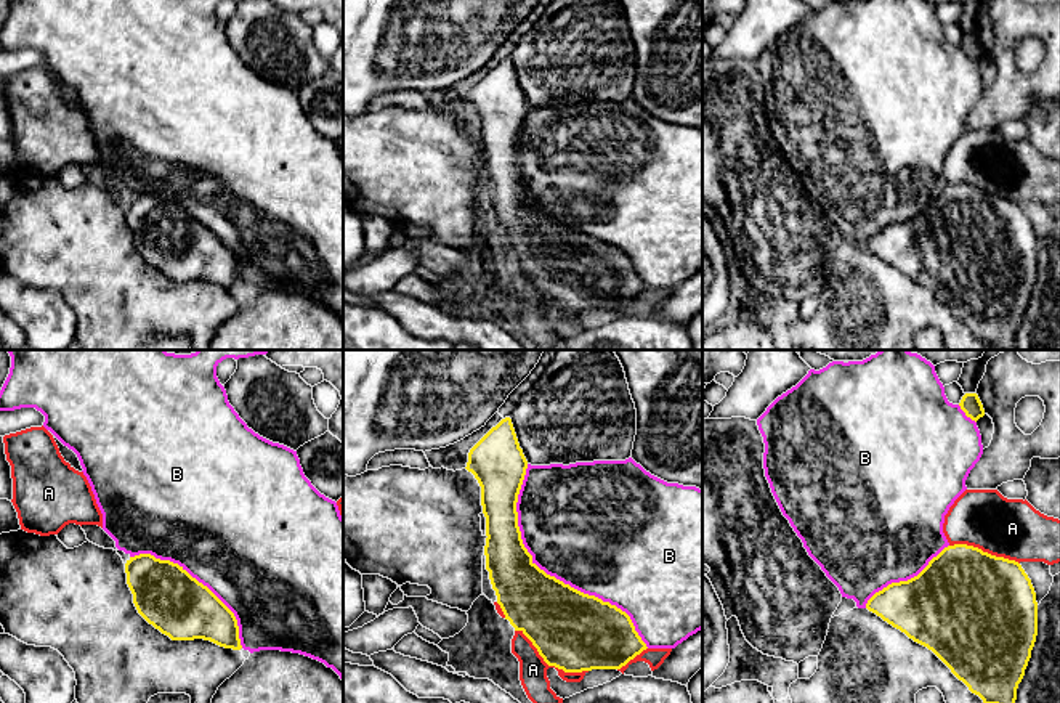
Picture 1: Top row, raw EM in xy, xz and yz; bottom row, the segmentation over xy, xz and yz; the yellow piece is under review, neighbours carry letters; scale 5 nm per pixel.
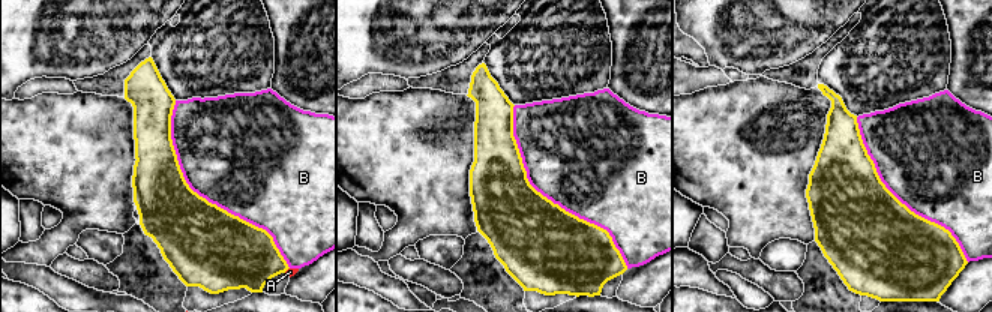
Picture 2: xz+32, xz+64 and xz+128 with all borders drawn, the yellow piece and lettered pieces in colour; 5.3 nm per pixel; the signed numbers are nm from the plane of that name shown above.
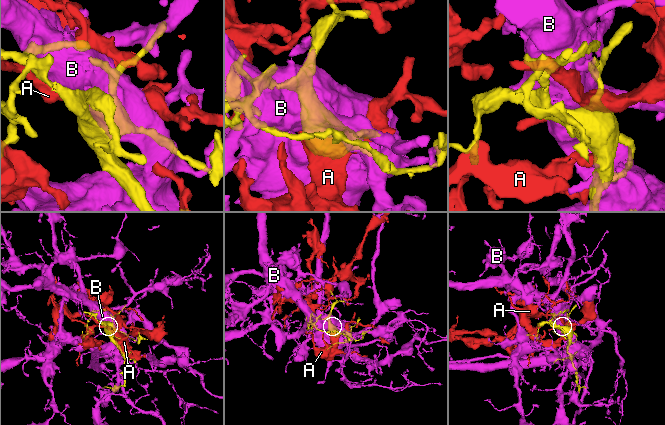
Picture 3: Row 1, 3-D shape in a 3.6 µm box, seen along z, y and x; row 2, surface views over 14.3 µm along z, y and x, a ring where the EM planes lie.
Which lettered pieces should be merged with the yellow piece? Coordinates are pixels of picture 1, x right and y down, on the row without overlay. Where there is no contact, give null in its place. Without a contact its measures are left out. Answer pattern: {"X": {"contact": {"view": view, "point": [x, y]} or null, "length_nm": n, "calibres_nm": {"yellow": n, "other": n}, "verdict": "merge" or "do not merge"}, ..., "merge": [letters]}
{"A": {"contact": {"view": "xz", "point": [549, 305]}, "length_nm": 420, "calibres_nm": {"yellow": 400, "other": 140}, "verdict": "do not merge"}, "B": {"contact": {"view": "xz", "point": [549, 215]}, "length_nm": 1100, "calibres_nm": {"yellow": 360, "other": 480}, "verdict": "merge"}, "merge": ["B"]}

